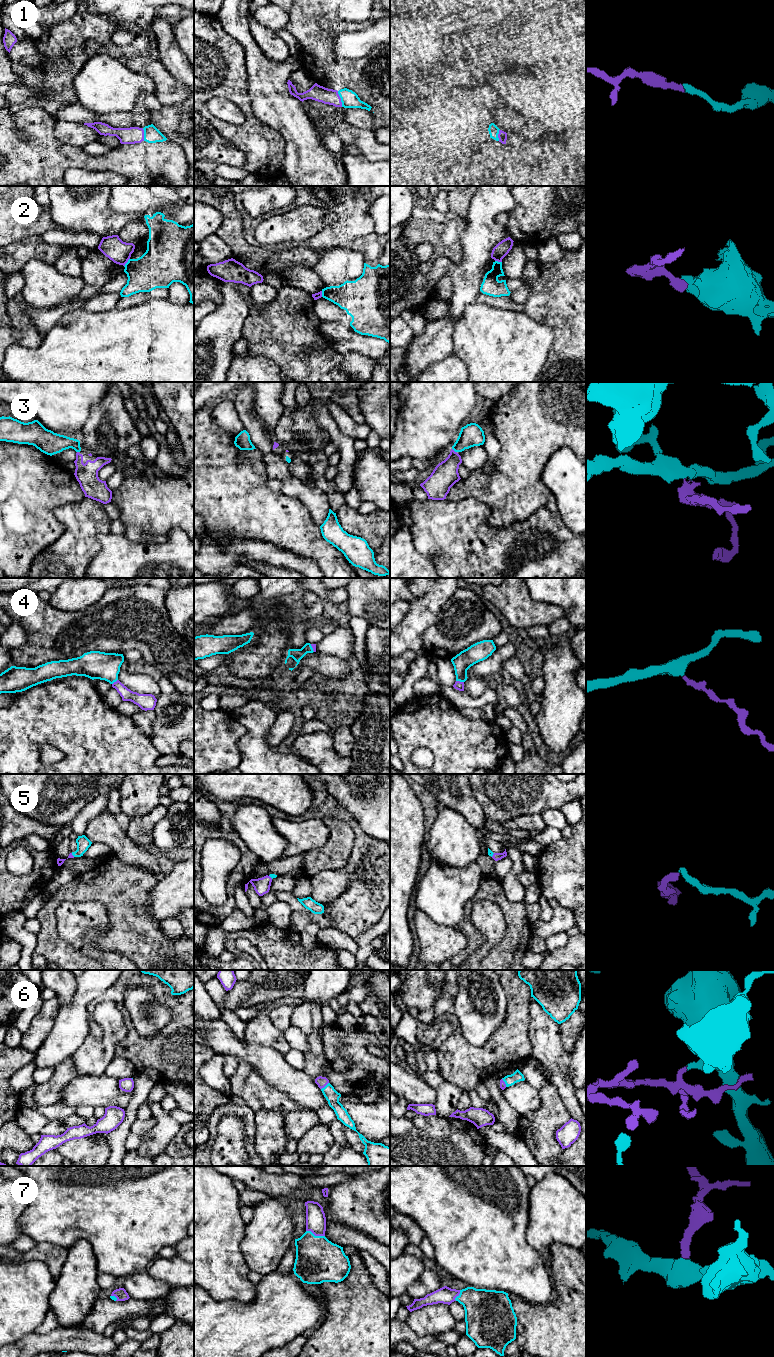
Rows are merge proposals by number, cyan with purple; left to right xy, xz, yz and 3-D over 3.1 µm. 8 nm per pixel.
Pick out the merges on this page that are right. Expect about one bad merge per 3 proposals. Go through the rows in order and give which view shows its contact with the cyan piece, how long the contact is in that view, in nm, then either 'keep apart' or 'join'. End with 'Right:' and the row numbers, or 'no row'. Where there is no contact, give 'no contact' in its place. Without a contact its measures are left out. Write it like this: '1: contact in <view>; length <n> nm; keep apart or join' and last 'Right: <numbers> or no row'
1: contact in xz; length 130 nm; join
2: contact in xy; length 80 nm; keep apart
3: contact in yz; length 50 nm; join
4: contact in yz; length 70 nm; join
5: contact in xy; length 40 nm; join
6: contact in xz; length 90 nm; join
7: contact in xz; length 160 nm; join
Right: 1, 3, 4, 5, 6, 7

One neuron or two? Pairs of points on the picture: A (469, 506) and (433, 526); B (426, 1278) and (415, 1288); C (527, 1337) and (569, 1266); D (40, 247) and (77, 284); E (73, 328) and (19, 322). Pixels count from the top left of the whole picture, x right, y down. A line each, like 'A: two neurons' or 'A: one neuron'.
A: one neuron
B: one neuron
C: one neuron
D: two neurons
E: two neurons

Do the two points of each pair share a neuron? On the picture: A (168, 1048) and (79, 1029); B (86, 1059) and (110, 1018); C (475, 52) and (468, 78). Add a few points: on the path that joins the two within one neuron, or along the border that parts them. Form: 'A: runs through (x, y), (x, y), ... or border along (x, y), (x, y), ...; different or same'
A: border along (86, 1008), (90, 1033); different
B: runs through (96, 1050), (108, 1038), (108, 1028); same
C: border along (445, 64), (456, 60), (468, 64); different

